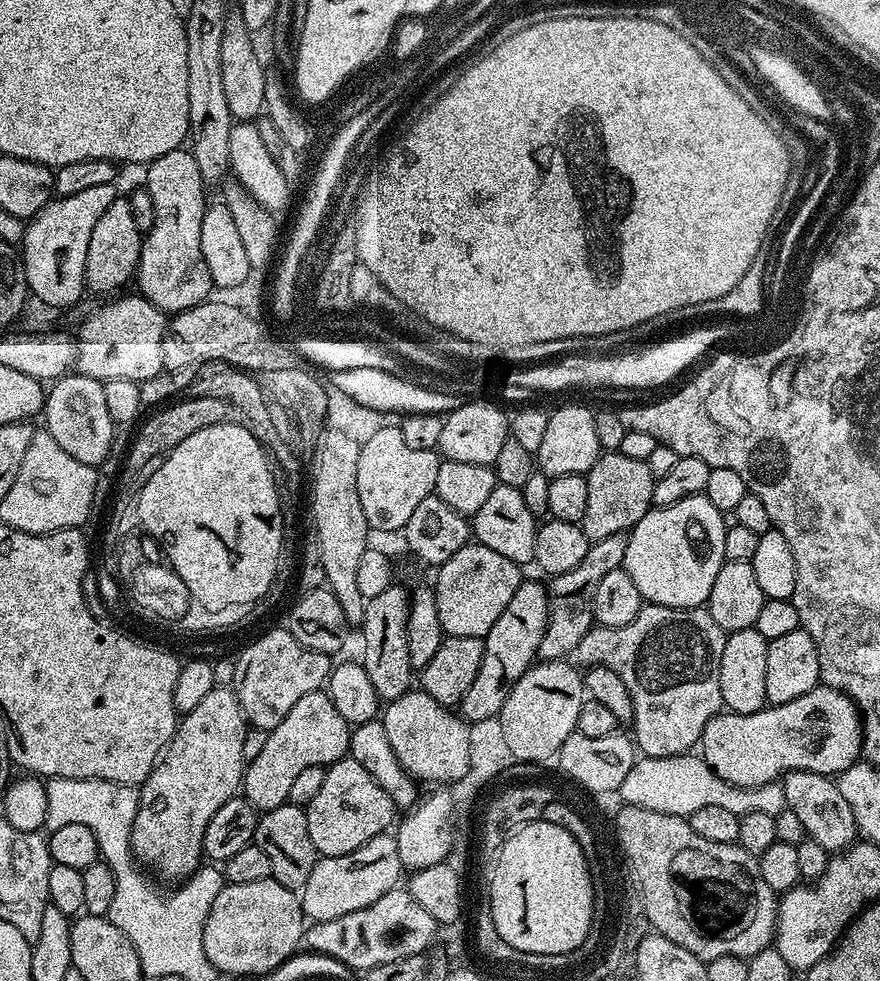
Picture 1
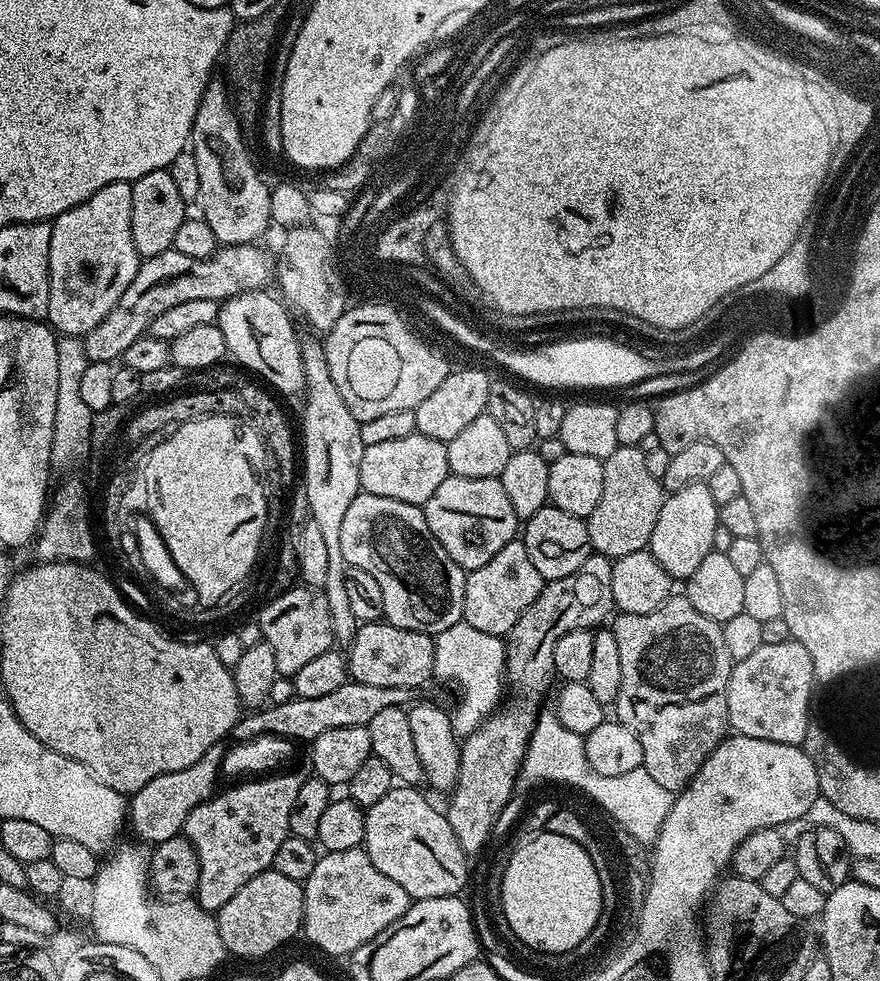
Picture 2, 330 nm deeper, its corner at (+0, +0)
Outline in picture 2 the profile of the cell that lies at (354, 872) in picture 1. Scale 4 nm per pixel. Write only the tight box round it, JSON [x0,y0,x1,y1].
[302,847,410,957]

